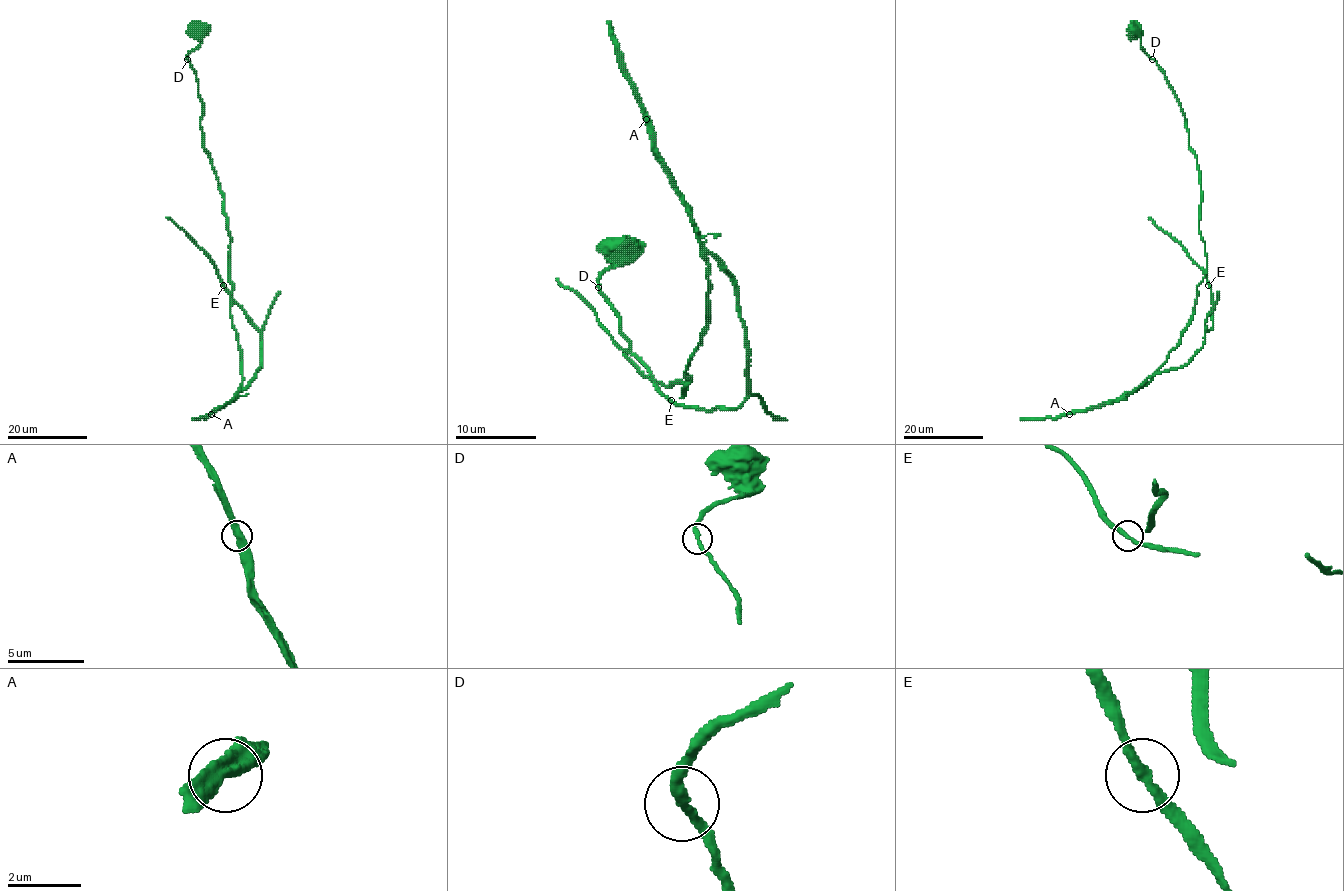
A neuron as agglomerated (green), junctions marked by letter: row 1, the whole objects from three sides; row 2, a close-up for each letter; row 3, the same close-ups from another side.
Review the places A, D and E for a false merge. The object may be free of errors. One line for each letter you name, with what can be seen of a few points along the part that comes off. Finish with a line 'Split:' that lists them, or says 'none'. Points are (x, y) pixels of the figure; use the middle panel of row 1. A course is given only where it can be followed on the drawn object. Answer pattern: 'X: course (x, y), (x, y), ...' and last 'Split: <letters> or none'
Split: none

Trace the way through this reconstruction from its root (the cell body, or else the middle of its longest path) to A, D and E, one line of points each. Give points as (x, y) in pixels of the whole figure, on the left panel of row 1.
A: (197, 29), (200, 43), (187, 59), (202, 103), (202, 146), (224, 197), (242, 374), (235, 396), (210, 414)
D: (197, 29), (199, 25), (200, 43), (187, 59)
E: (197, 29), (187, 59), (224, 197), (244, 389), (261, 367), (261, 332), (224, 285)

